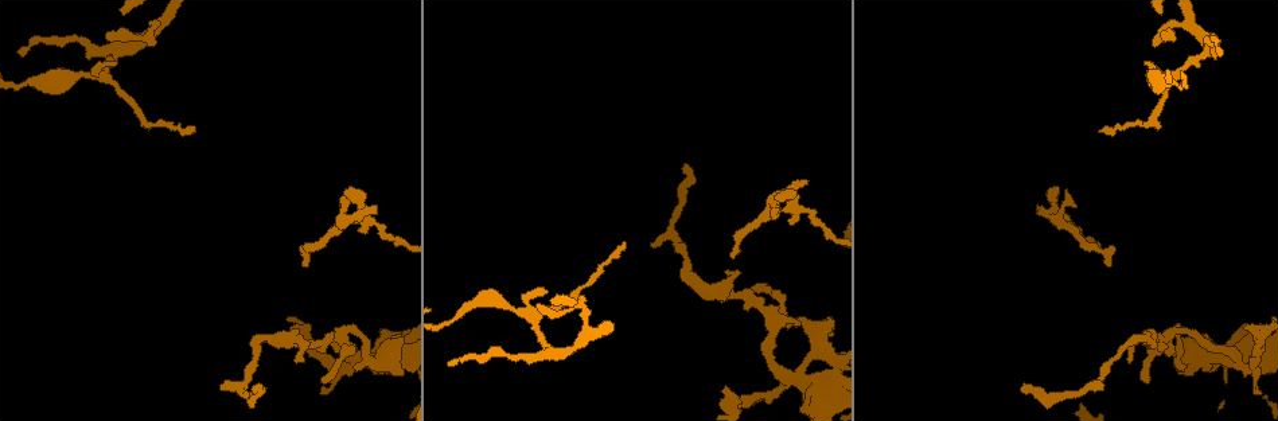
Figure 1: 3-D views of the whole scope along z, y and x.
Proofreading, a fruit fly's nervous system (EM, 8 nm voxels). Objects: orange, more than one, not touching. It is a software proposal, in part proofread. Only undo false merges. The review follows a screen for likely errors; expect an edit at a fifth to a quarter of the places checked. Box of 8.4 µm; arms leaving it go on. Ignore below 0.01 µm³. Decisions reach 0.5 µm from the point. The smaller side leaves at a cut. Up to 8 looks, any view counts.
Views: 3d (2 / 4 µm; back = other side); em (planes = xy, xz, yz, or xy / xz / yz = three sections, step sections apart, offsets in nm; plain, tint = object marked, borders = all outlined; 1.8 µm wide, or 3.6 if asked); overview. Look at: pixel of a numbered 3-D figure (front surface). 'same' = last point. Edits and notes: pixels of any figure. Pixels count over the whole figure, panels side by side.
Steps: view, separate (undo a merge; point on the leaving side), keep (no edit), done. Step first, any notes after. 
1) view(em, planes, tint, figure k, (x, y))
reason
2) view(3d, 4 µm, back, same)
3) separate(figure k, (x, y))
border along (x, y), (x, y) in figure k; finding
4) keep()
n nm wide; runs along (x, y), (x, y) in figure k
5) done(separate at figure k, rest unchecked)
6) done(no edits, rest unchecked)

view(3d, 2 µm, figure 1, (296, 341))
arms part here

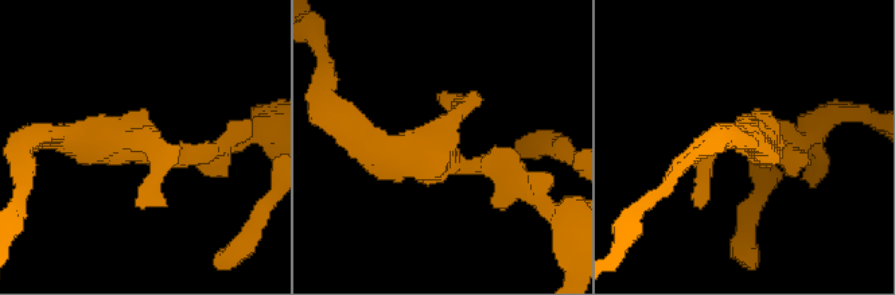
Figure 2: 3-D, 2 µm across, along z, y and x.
view(em, yz, step 16, tint, figure 2, (141, 147))
now the EM

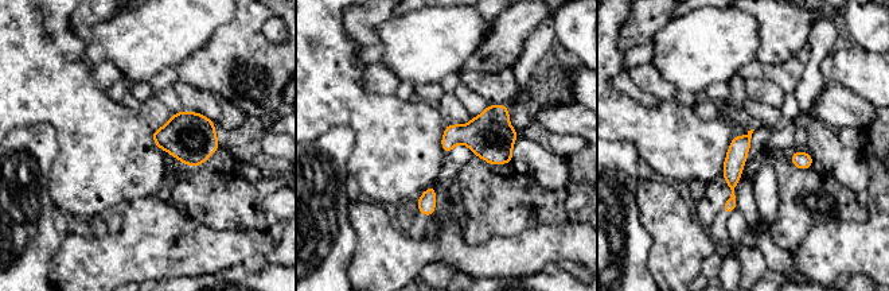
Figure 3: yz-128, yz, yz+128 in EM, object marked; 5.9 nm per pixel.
view(em, xy, step 16, borders, same)
cut it another way

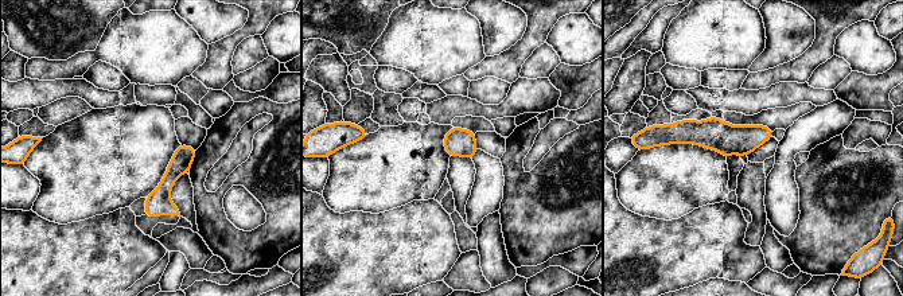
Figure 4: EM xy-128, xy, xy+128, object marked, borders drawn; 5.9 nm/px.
keep()
runs along (769, 132), (759, 135), (677, 136) in figure 4; one neuron here

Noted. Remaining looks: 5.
view(em, 3.6 µm, planes, tint, figure 1, (1244, 361))
four-way junction

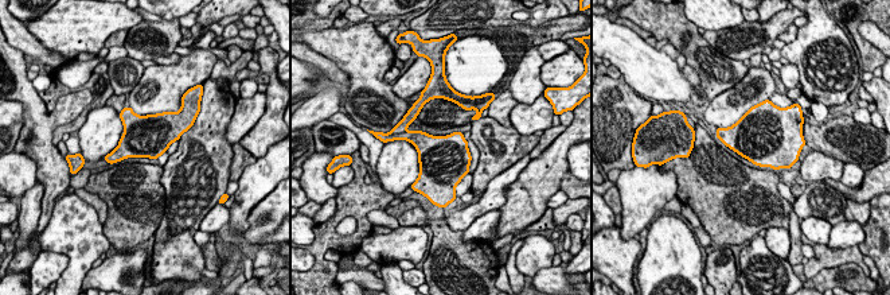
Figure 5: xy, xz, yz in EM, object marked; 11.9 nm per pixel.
separate(figure 5, (412, 115))
480 nm wide; a second neuron is stuck on

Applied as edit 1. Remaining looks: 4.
view(overview)

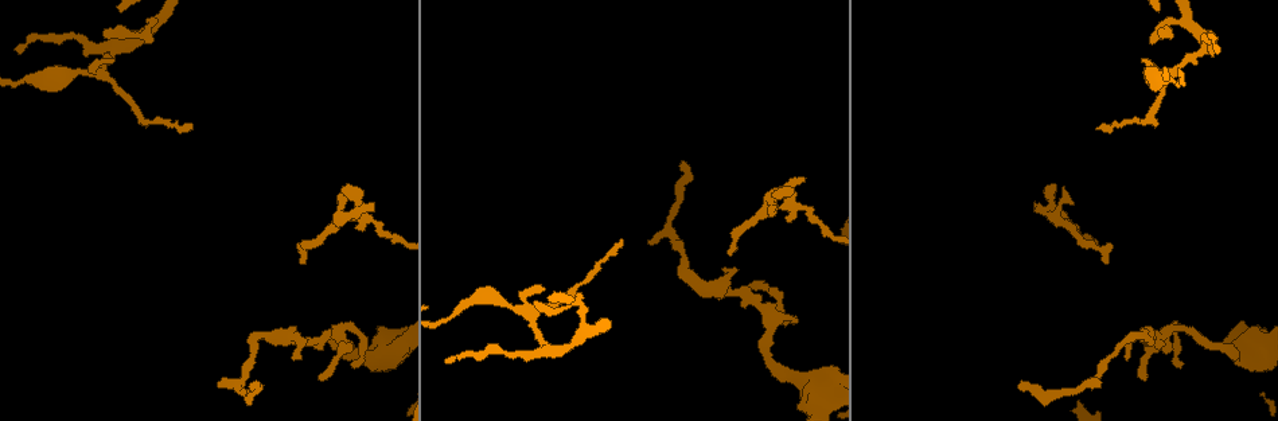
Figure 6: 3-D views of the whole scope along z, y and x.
view(em, xz, step 8, plain, figure 6, (528, 314))
a fork

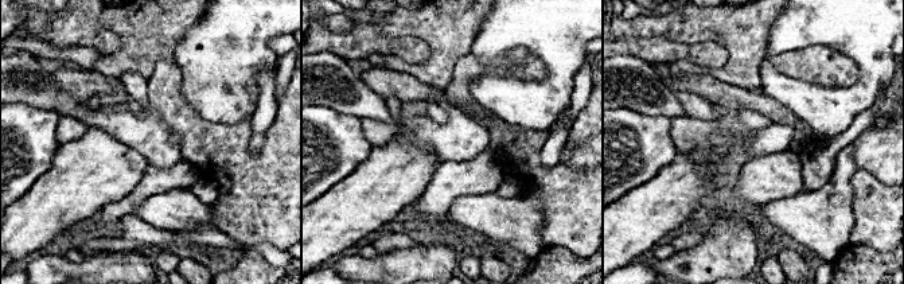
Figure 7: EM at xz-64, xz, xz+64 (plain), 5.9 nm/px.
view(em, xz, step 8, tint, same)

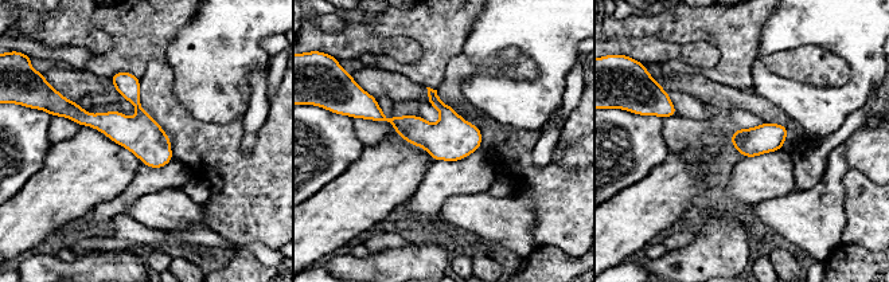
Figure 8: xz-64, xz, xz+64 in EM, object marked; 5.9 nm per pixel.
keep()
180 nm wide; continuous, no second neuron

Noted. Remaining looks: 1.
done(separate at figure 5, rest unchecked)

